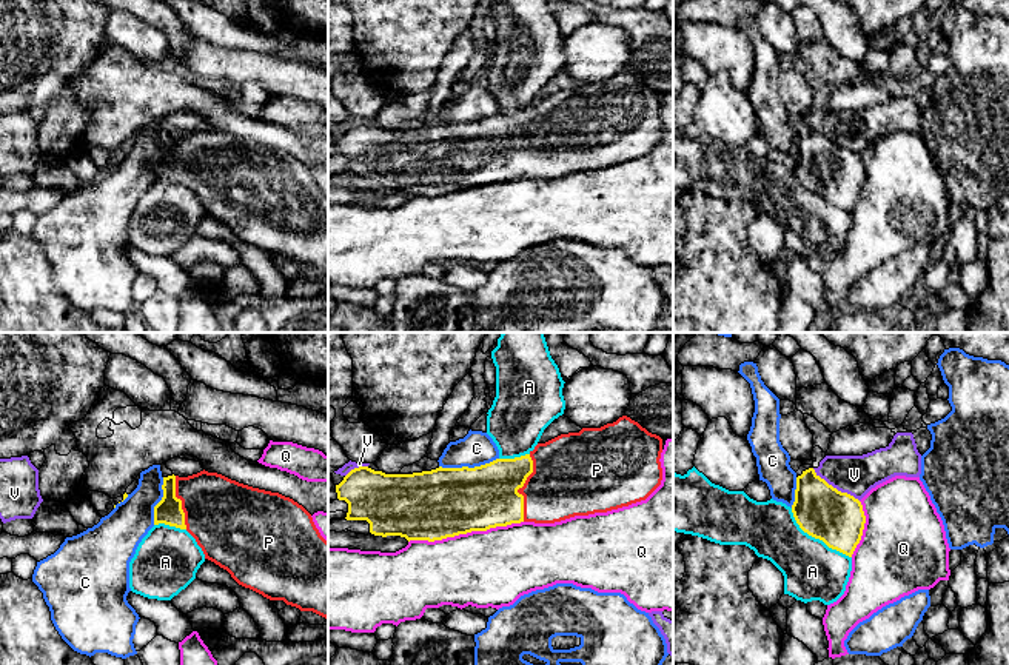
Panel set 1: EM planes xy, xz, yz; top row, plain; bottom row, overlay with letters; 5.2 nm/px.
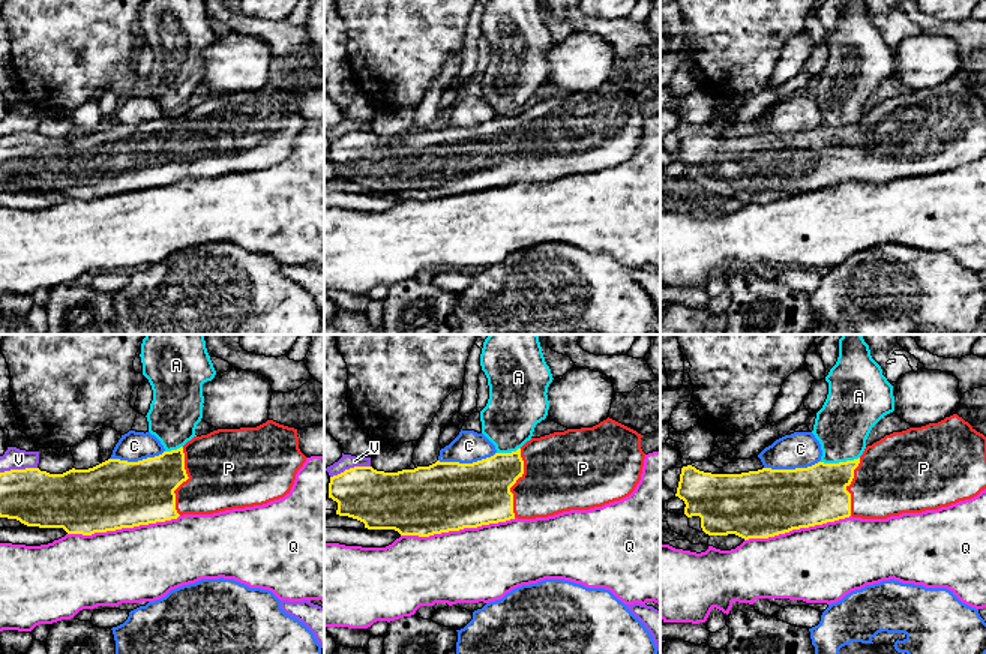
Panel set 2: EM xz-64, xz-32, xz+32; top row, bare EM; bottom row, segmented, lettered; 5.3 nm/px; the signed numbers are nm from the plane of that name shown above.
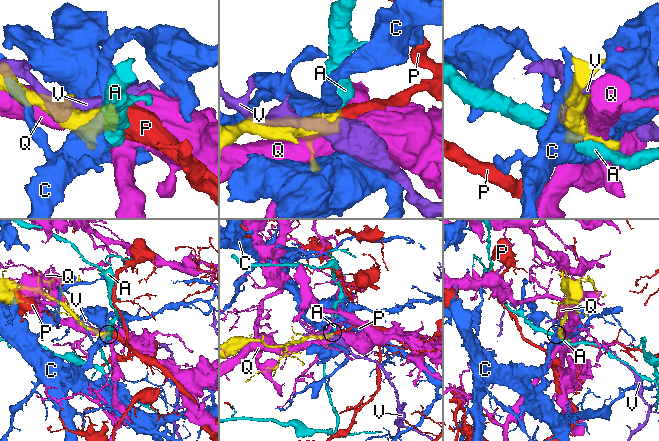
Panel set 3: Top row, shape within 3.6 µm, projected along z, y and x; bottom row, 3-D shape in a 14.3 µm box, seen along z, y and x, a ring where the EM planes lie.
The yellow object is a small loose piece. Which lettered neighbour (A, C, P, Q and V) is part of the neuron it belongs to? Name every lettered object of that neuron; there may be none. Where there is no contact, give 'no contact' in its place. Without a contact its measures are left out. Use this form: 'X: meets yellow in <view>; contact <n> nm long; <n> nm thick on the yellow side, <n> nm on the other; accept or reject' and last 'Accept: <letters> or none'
A: meets yellow in yz; contact 420 nm long; 280 nm thick on the yellow side, 300 nm on the other; reject
C: meets yellow in xz; contact 320 nm long; 360 nm thick on the yellow side, 180 nm on the other; reject
P: meets yellow in xz; contact 360 nm long; 340 nm thick on the yellow side, 360 nm on the other; accept
Q: meets yellow in xz; contact 600 nm long; 360 nm thick on the yellow side, 400 nm on the other; reject
V: meets yellow in yz; contact 300 nm long; 280 nm thick on the yellow side, 200 nm on the other; reject
Accept: P

